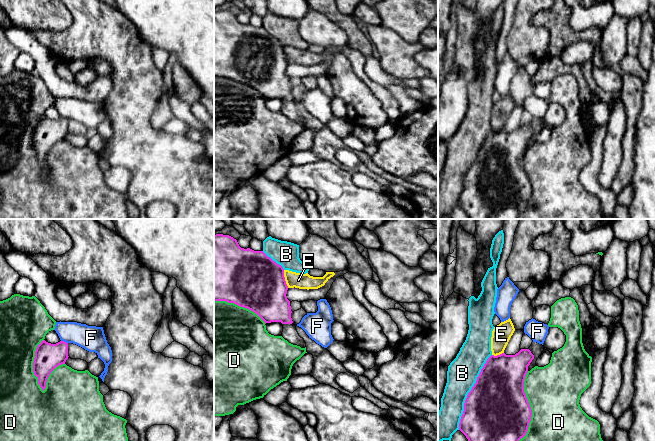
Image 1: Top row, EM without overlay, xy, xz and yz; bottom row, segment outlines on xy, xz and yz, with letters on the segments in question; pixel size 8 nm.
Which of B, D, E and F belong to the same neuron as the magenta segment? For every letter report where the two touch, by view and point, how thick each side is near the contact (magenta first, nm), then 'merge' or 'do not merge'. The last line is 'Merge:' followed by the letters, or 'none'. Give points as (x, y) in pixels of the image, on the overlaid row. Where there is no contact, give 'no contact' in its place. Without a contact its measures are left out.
B: yz (469, 392) | 500/240 nm | do not merge
D: xy (33, 365) | 220/320 nm | do not merge
E: xz (284, 279) | 460/130 nm | do not merge
F: xy (63, 341) | 220/200 nm | do not merge
Merge: none

